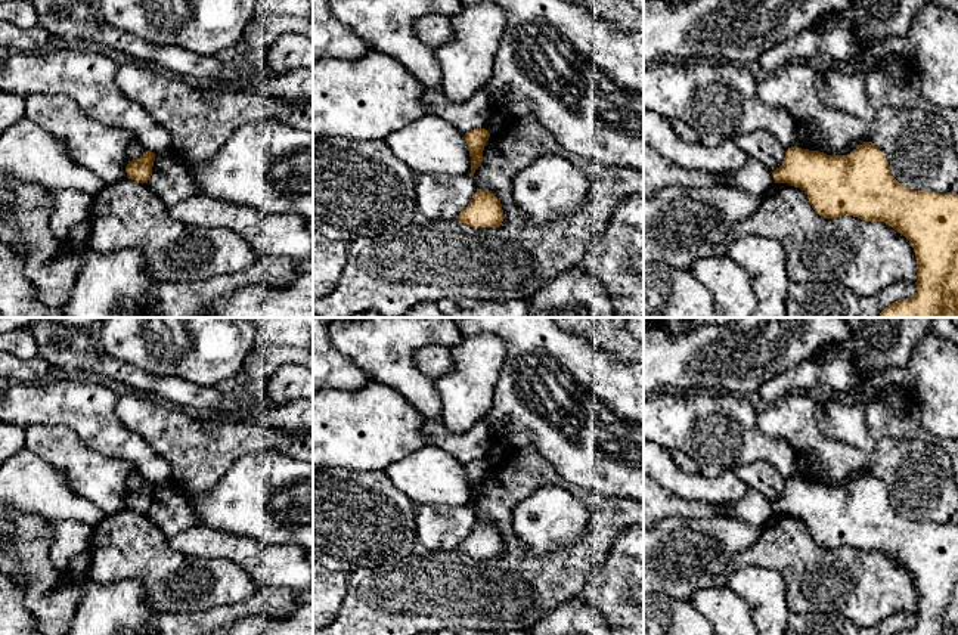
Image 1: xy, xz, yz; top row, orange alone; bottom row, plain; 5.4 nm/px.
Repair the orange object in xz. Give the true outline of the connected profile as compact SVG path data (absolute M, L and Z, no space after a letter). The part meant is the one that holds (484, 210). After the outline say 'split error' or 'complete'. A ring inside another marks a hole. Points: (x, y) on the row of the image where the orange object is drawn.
M477 188L468 207L459 213L458 222L471 227L500 226L503 222L502 204L492 192Z; complete

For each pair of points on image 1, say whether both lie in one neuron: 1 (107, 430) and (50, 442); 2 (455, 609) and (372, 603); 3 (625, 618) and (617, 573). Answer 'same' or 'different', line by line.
1: different
2: same
3: same

